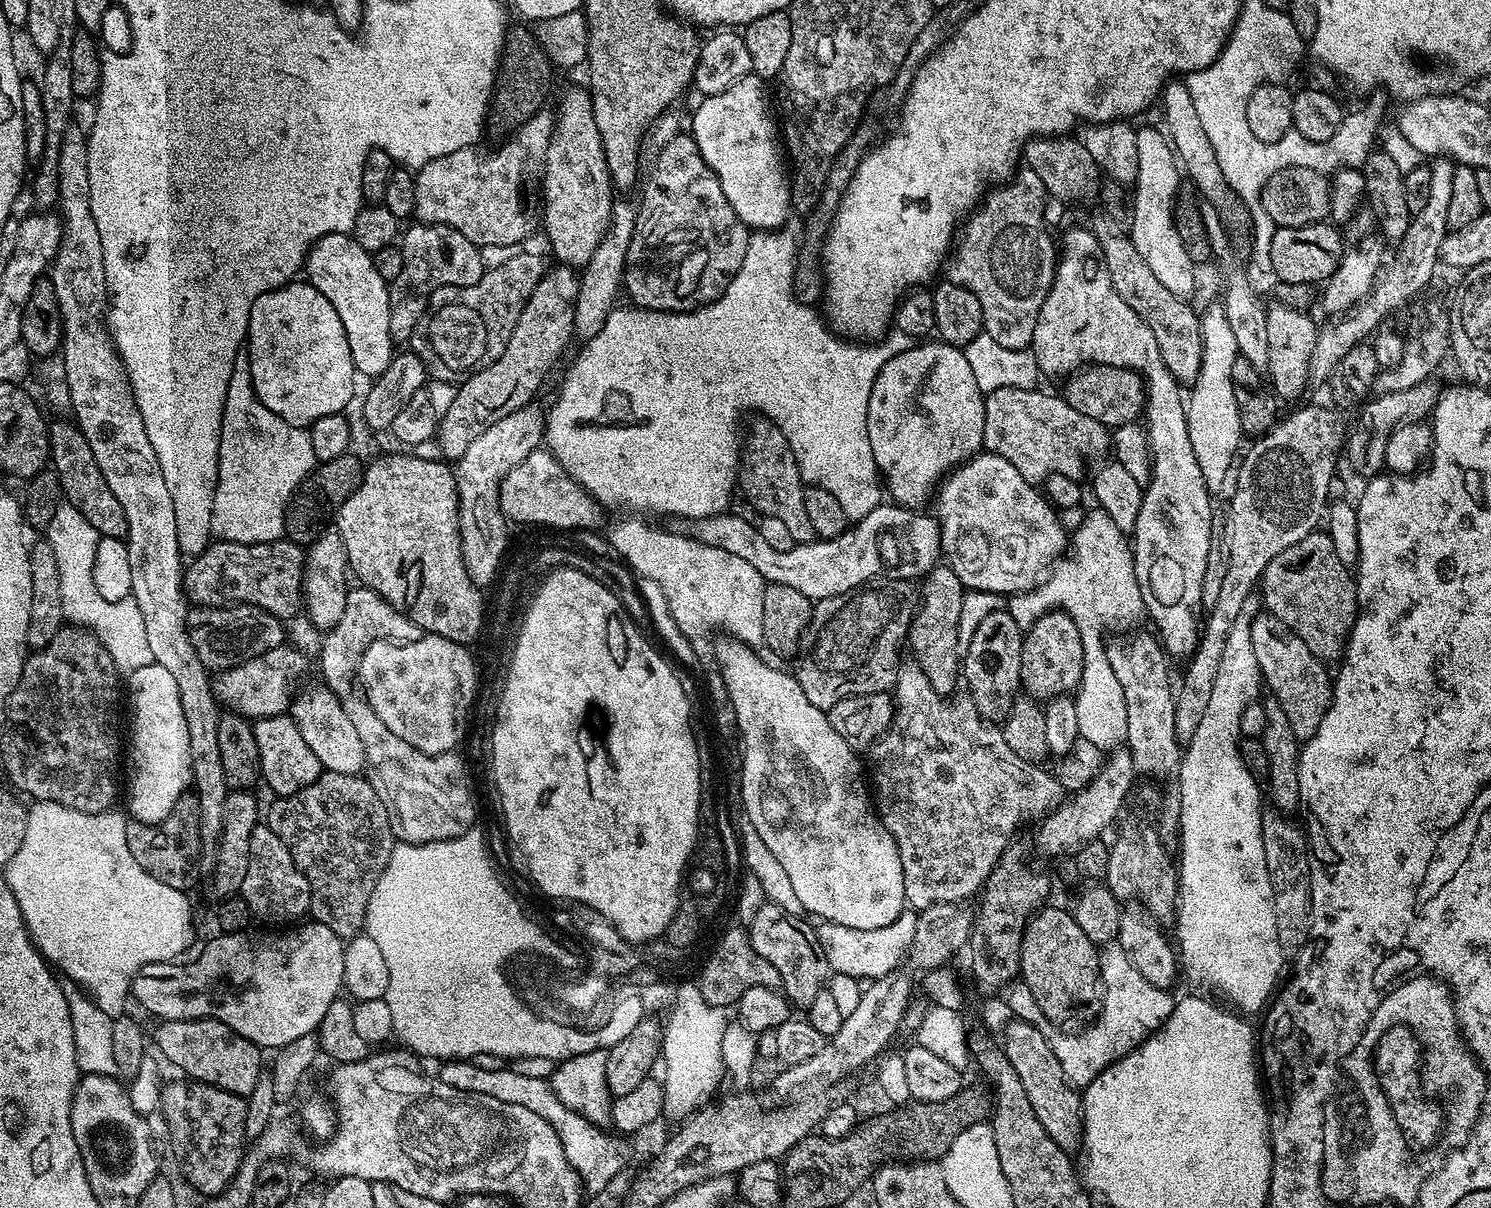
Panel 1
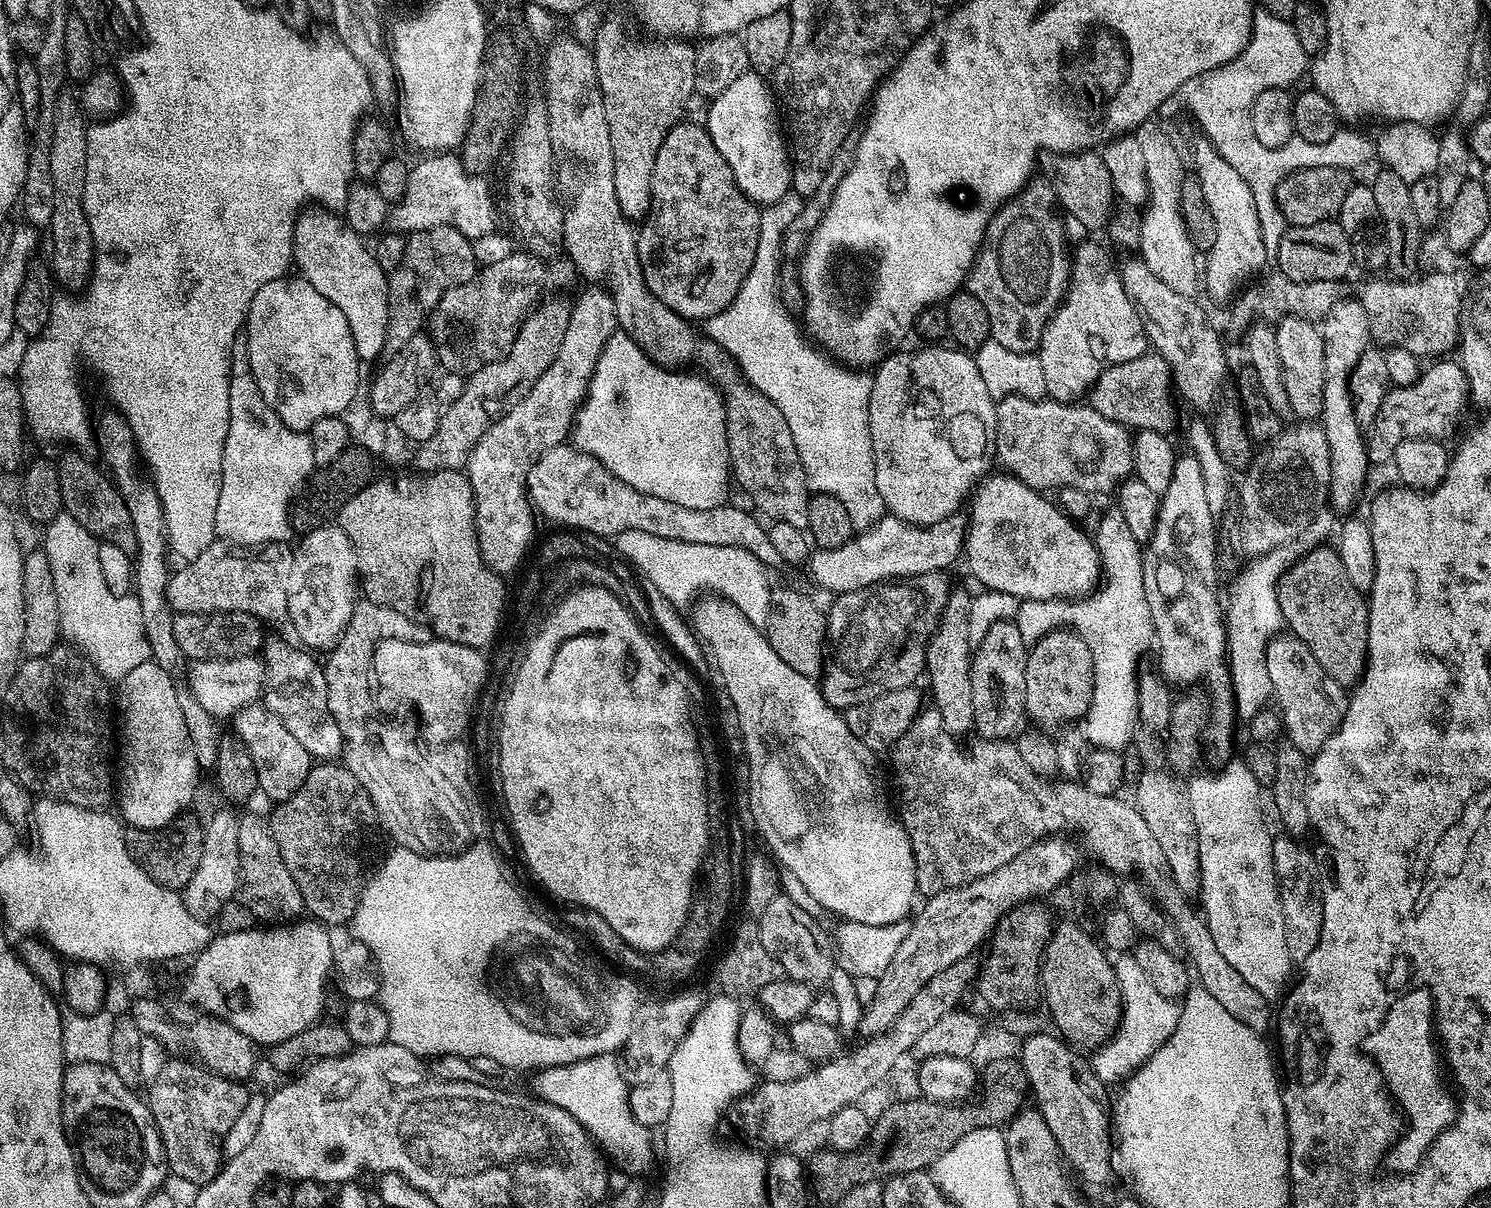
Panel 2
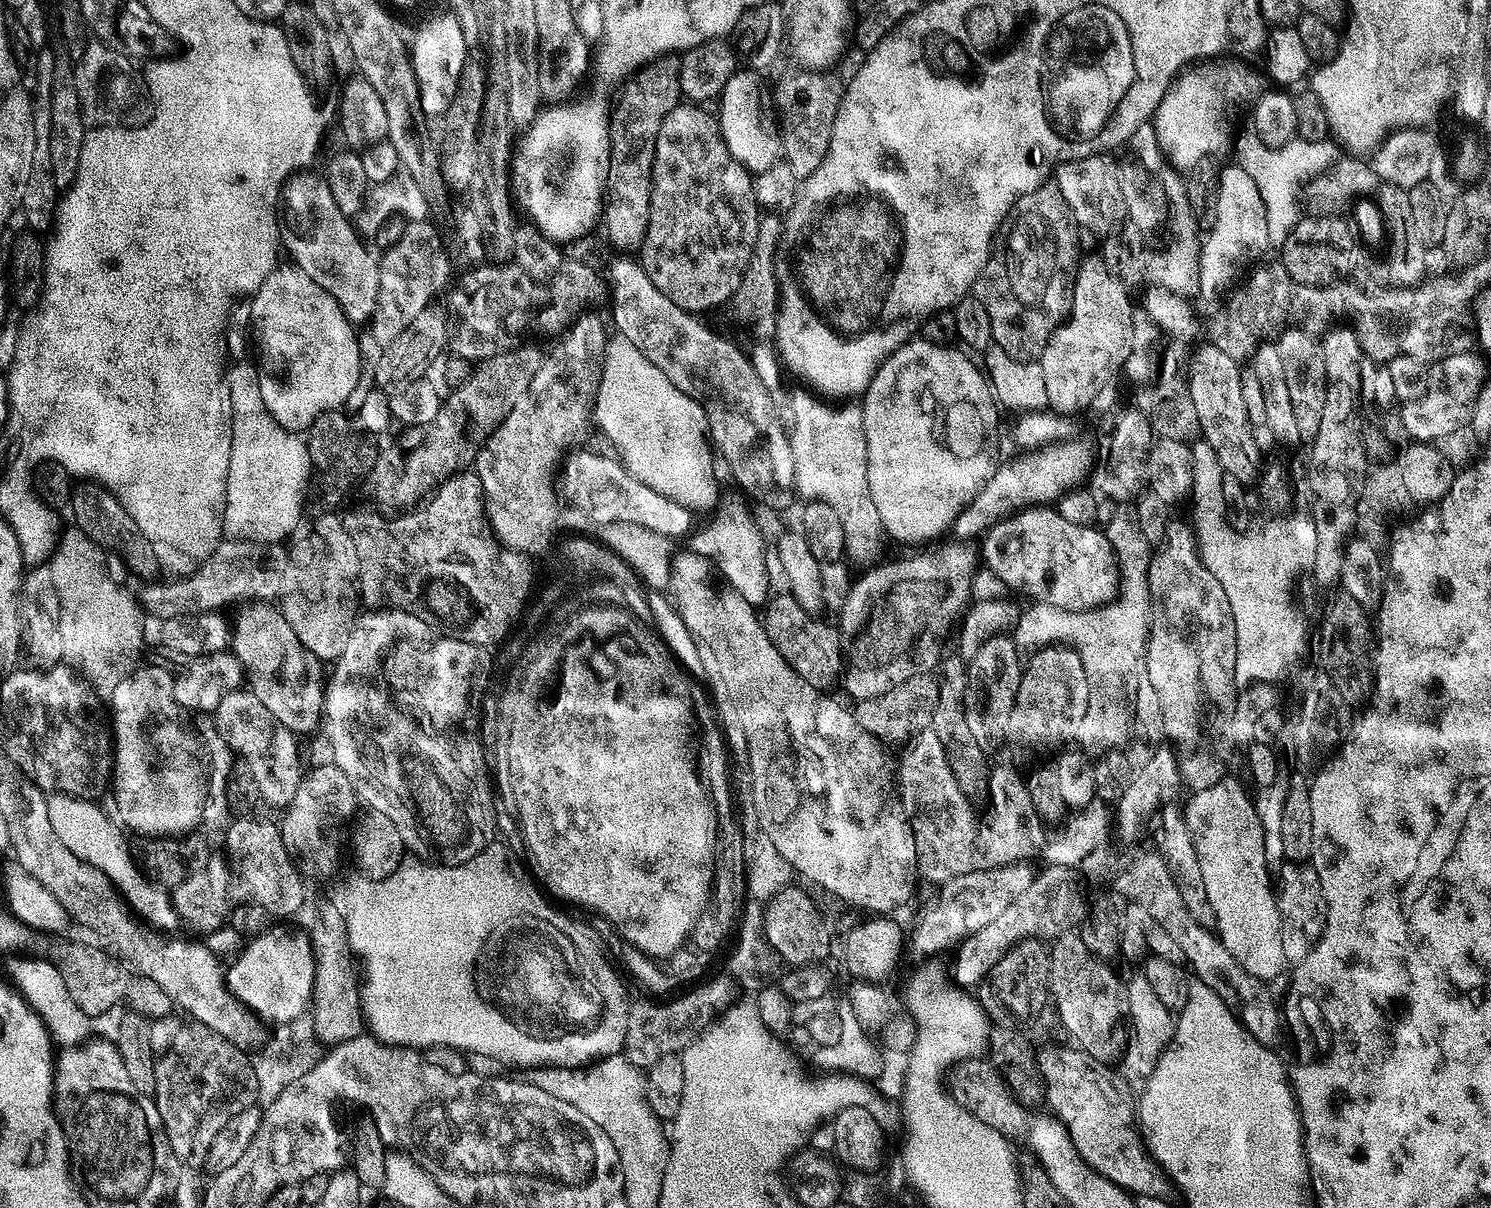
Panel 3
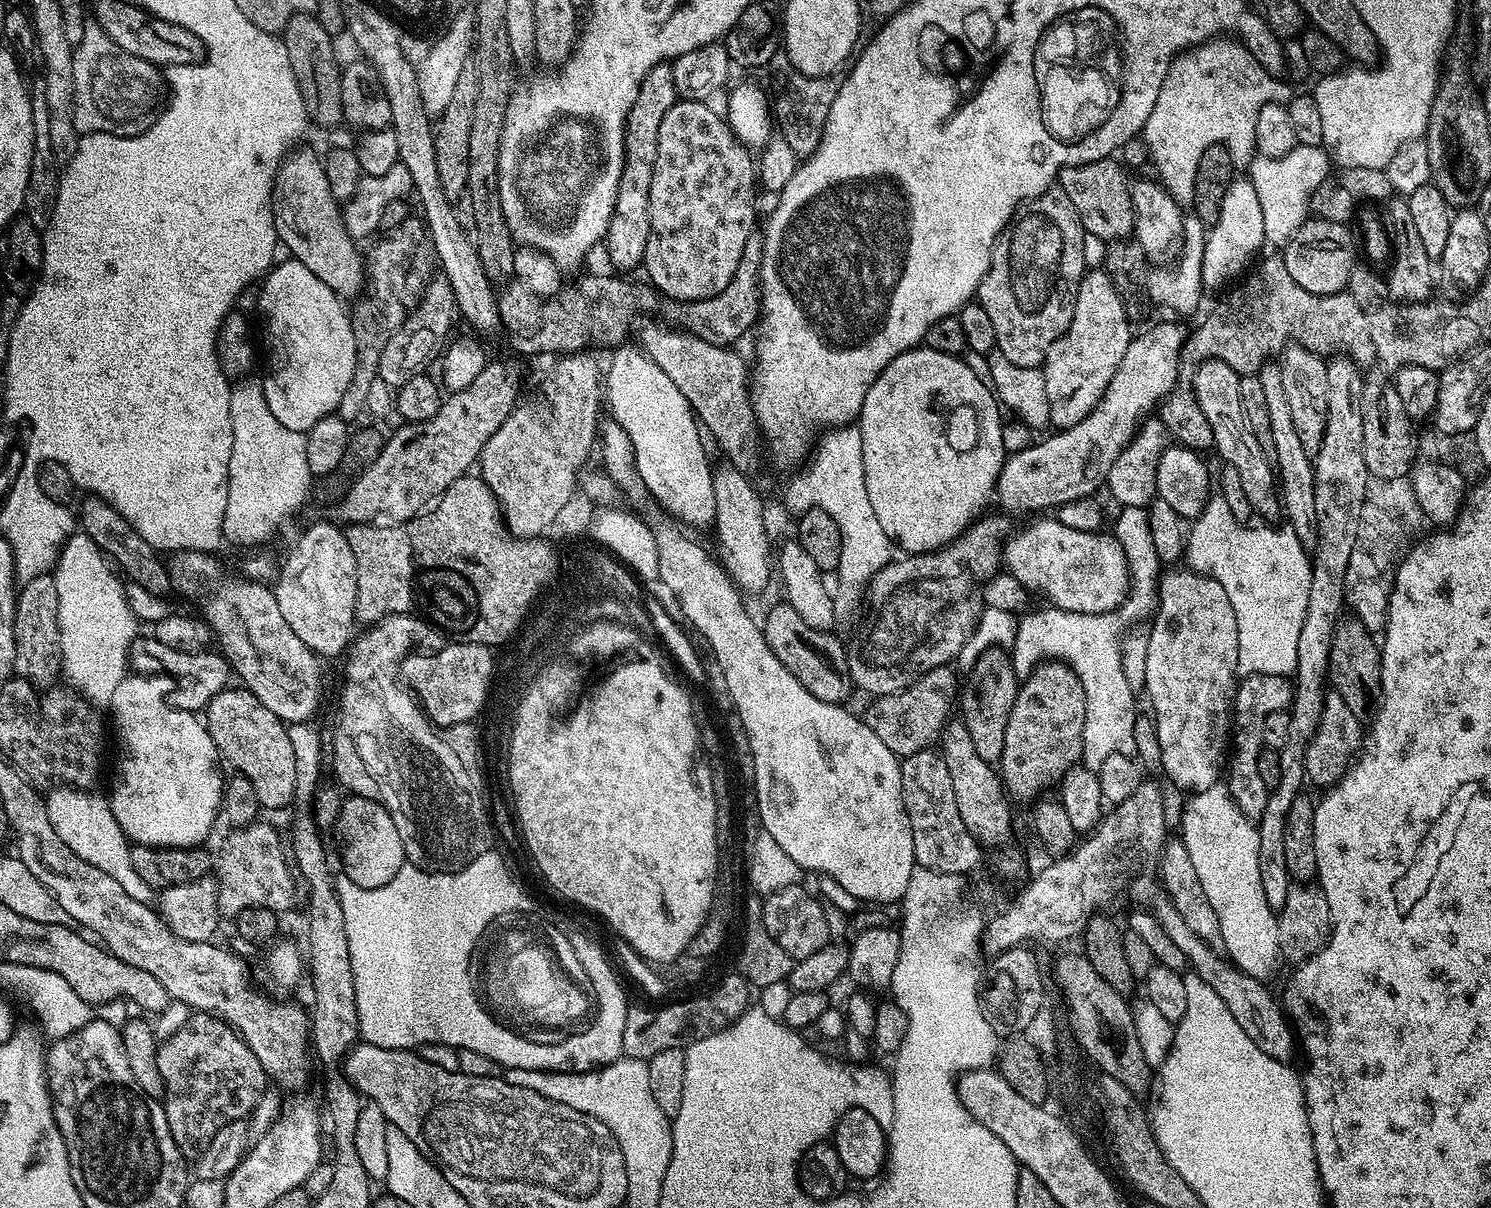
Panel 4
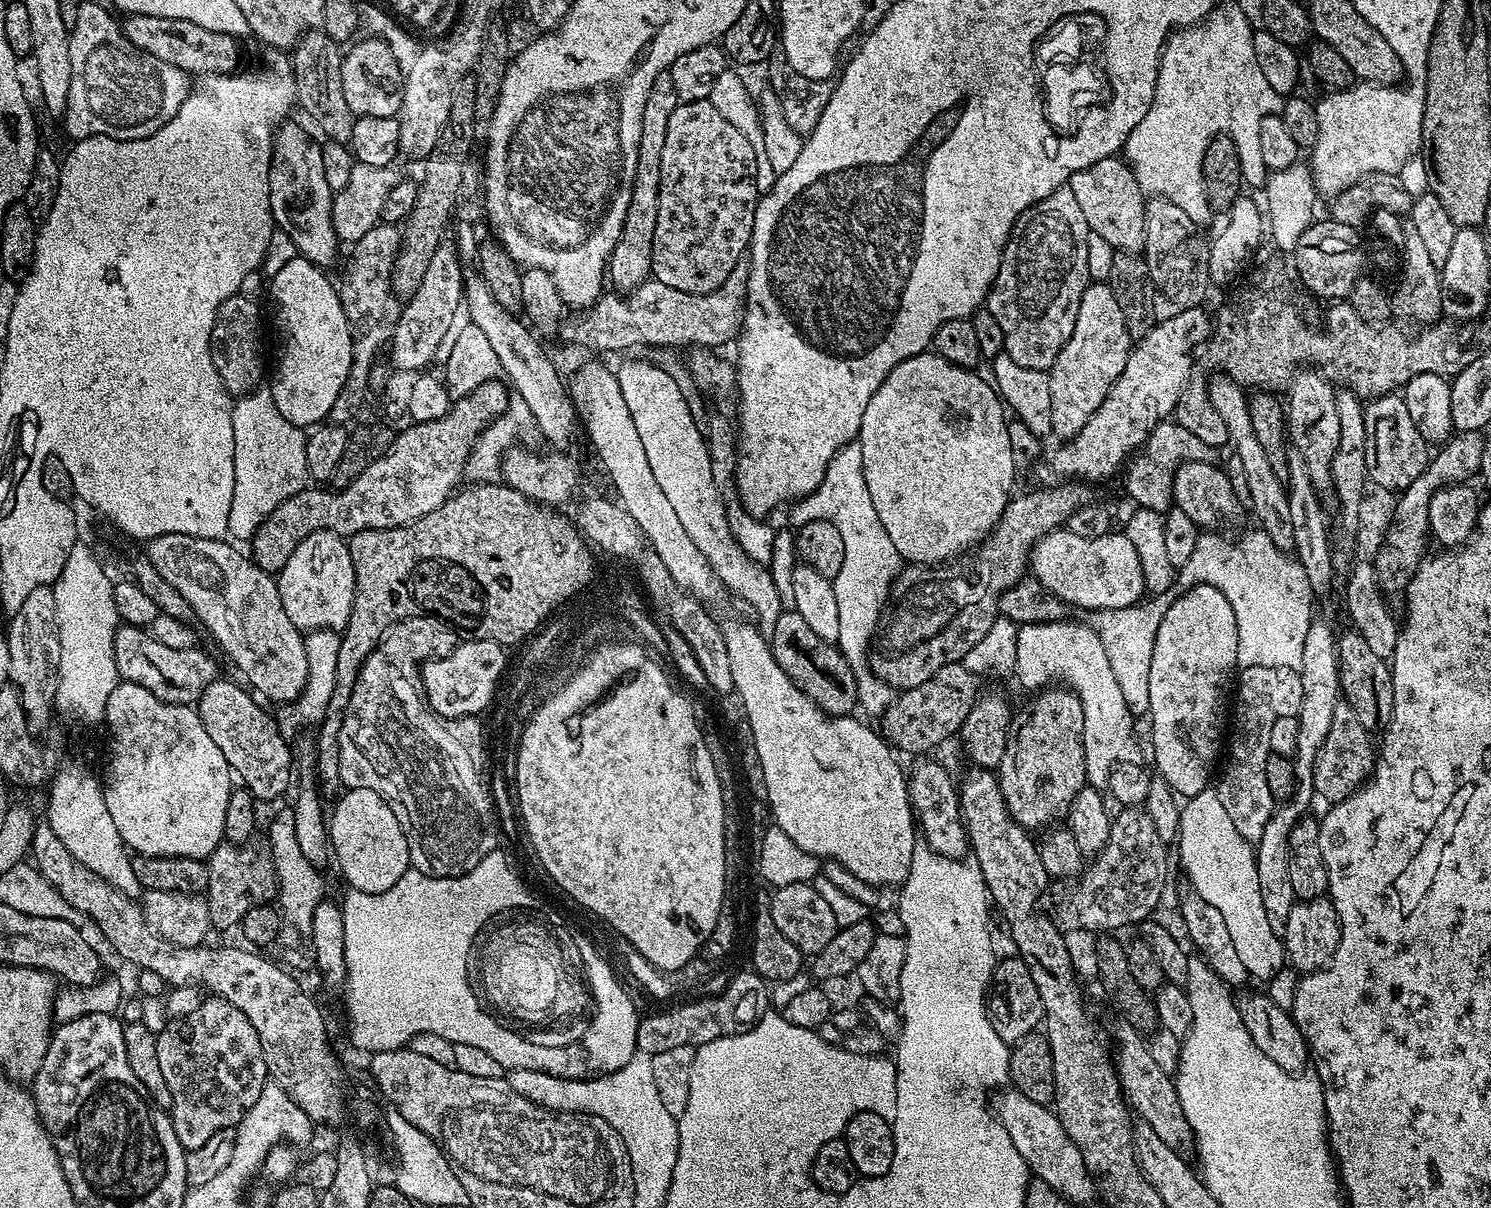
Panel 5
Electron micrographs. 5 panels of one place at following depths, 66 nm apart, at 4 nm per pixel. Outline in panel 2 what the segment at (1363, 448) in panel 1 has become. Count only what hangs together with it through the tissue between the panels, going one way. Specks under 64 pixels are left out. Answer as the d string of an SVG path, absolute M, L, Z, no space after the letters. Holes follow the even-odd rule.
M1440 358L1433 361L1430 368L1425 367L1418 379L1412 384L1405 384L1389 389L1379 401L1380 406L1376 412L1376 421L1372 424L1372 433L1369 431L1366 436L1366 449L1369 461L1373 465L1388 464L1392 459L1396 445L1404 440L1414 438L1444 438L1448 432L1448 427L1452 424L1452 416L1456 415L1464 406L1467 405L1470 393L1468 391L1468 379L1464 369L1457 361L1448 360L1450 358Z

